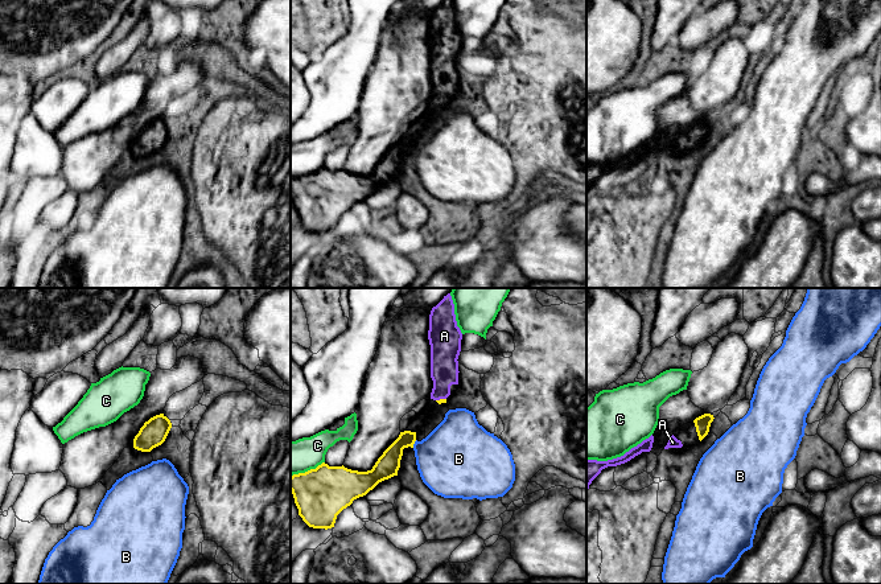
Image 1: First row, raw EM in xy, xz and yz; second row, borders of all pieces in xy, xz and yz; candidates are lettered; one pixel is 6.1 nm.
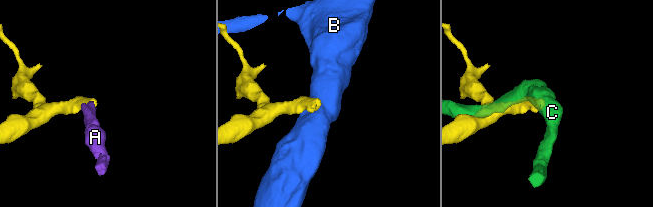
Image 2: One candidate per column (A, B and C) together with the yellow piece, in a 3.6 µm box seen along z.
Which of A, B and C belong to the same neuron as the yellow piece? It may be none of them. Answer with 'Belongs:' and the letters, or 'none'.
Belongs: A

